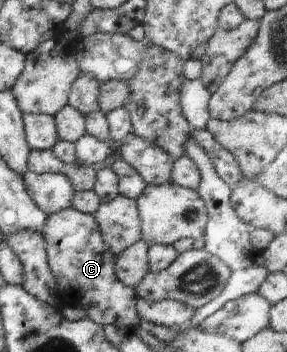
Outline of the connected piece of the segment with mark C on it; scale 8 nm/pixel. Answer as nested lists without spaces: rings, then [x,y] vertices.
[[[68,208],[48,217],[42,234],[46,244],[48,263],[62,289],[79,293],[80,301],[91,322],[103,327],[131,327],[140,325],[133,288],[125,286],[116,277],[116,257],[105,244],[99,225],[93,216]]]

